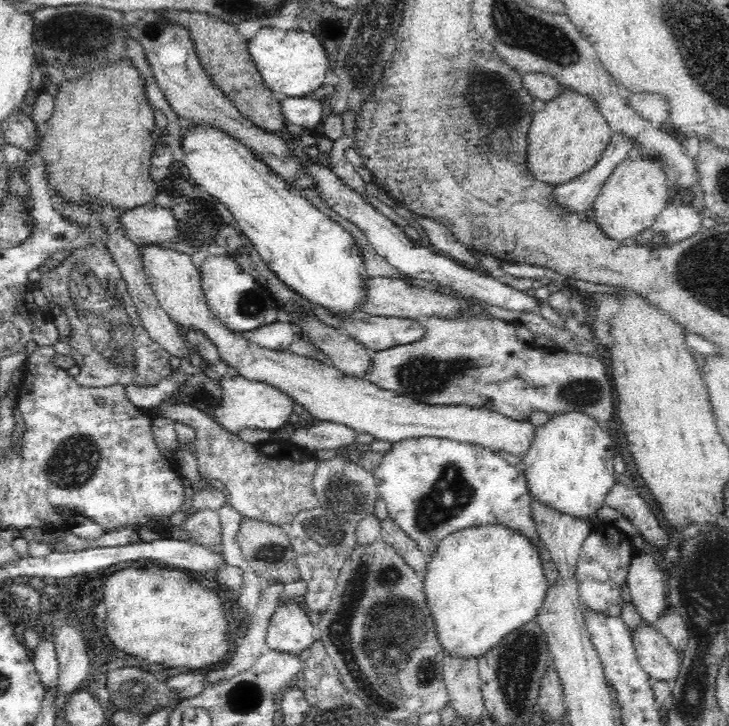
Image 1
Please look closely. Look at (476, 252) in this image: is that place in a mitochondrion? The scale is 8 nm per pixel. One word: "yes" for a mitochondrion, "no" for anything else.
no

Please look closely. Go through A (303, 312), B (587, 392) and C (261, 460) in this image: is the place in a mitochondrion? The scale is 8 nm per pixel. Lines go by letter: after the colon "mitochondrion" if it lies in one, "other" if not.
A: other
B: mitochondrion
C: other

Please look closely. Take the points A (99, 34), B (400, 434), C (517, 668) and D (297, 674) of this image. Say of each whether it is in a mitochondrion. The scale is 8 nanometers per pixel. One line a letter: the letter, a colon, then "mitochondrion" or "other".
A: mitochondrion
B: other
C: mitochondrion
D: other

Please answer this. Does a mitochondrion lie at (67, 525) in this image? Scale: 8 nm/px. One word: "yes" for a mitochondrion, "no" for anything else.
no

